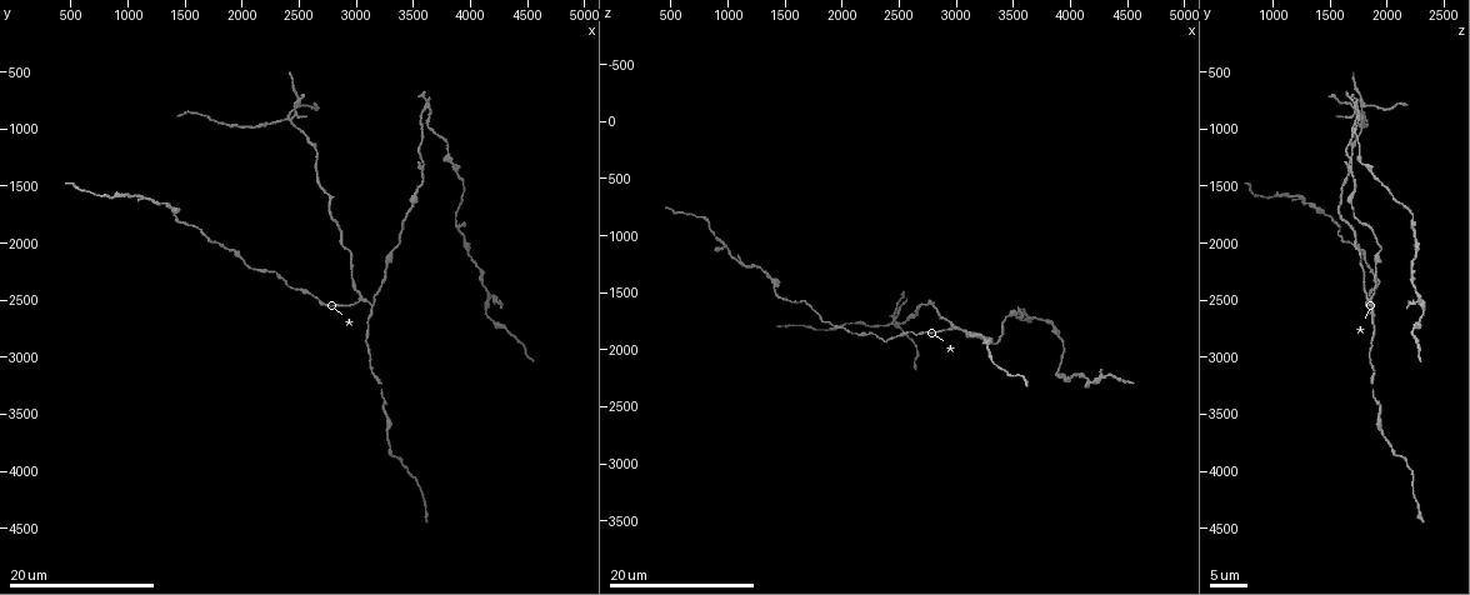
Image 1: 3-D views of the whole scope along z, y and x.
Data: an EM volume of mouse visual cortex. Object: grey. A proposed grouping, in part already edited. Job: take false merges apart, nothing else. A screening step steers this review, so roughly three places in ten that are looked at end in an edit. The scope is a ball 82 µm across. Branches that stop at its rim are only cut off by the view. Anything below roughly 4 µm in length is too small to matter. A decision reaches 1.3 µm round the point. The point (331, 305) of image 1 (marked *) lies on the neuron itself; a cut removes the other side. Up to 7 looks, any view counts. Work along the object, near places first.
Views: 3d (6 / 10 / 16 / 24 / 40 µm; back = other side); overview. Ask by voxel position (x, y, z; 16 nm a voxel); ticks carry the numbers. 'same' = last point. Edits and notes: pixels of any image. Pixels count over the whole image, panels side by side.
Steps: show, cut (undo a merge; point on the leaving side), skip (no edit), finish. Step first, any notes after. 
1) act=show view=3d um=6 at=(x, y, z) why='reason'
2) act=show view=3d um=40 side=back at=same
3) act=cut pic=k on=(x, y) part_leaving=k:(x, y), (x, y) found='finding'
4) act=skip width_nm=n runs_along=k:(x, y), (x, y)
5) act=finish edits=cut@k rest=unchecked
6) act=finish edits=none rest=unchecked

act=show view=3d um=16 at=(3140, 2560, 1880) why='three arms meet'

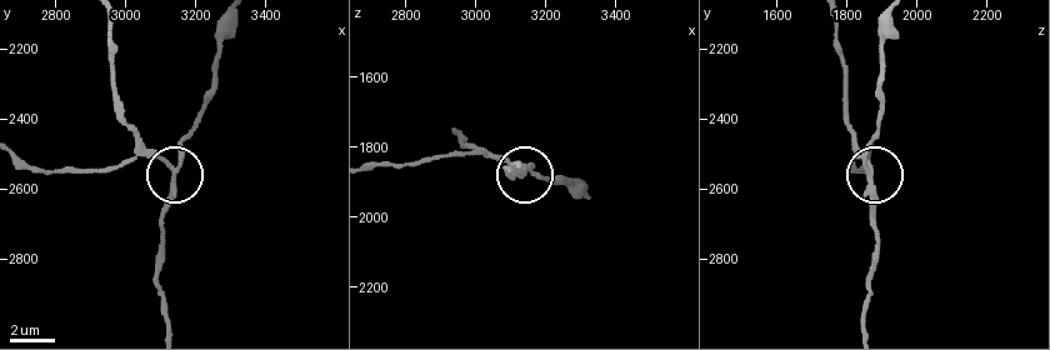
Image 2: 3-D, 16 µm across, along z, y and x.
act=show view=3d um=10 at=(3150, 2560, 1870)

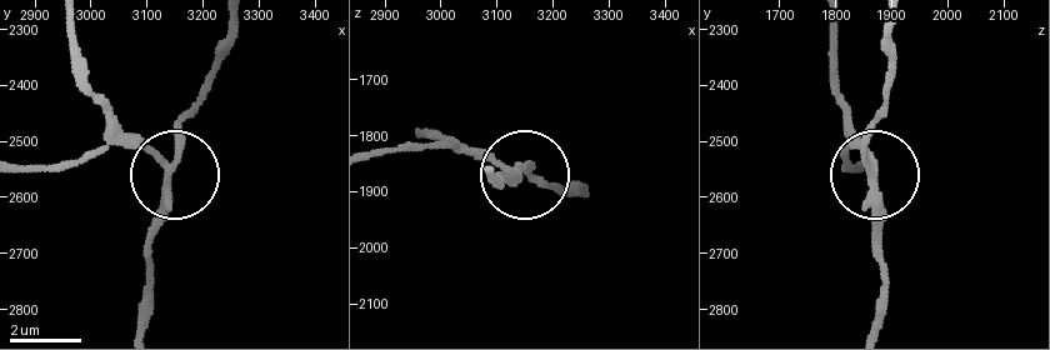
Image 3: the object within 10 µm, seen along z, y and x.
act=cut pic=3 on=(184, 134) arms=3 part_leaving=3:(168, 183), (180, 123), (230, 24) found='two neurons meet here'

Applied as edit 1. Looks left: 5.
act=show view=3d um=24 at=(1400, 1760, 1460) why='thick turns thin'

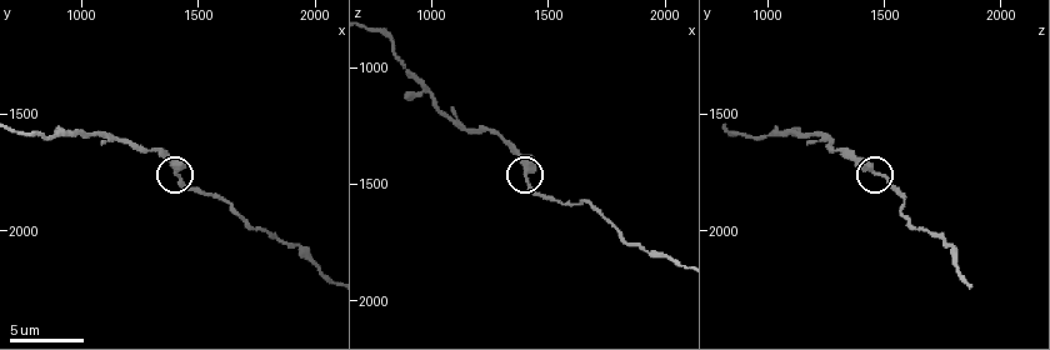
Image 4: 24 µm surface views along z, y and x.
act=show view=3d um=6 at=(1410, 1750, 1460)

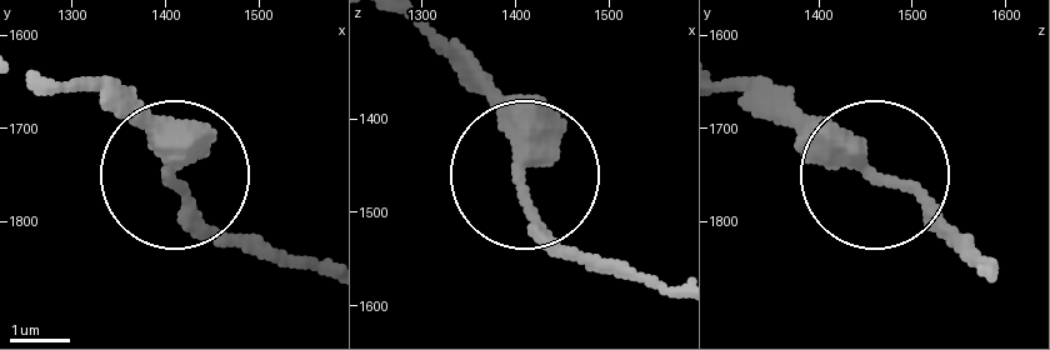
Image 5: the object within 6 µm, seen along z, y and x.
act=skip runs_along=5:(984, 273), (769, 88) found='all the same neuron'

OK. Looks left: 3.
act=show view=3d um=16 at=(2400, 900, 1800) why='four or more arms meet'

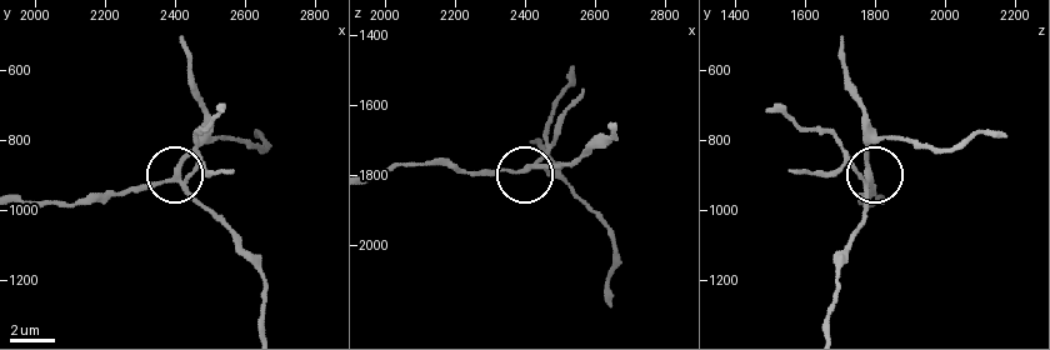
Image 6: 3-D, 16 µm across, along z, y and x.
act=show view=3d um=6 at=(2400, 910, 1790)

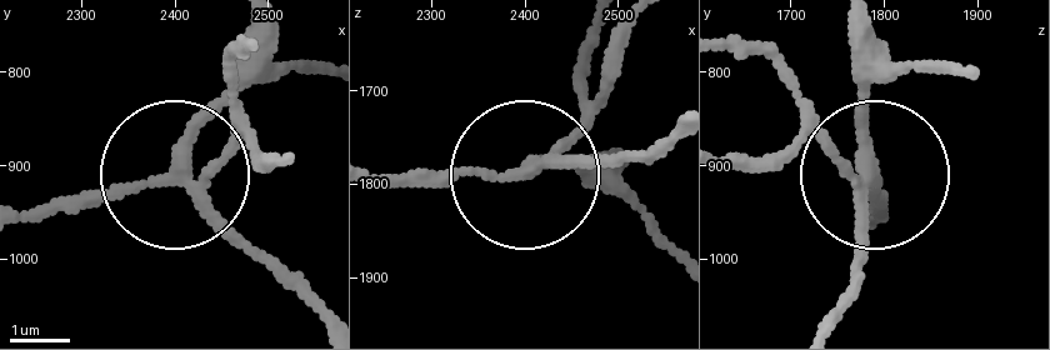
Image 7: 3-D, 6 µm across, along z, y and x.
act=cut pic=7 on=(255, 161) part_leaving=7:(855, 175), (770, 60), (725, 45) found='a second neuron is stuck on'

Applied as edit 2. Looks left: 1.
act=finish edits=cut@3,cut@7 rest=unchecked

